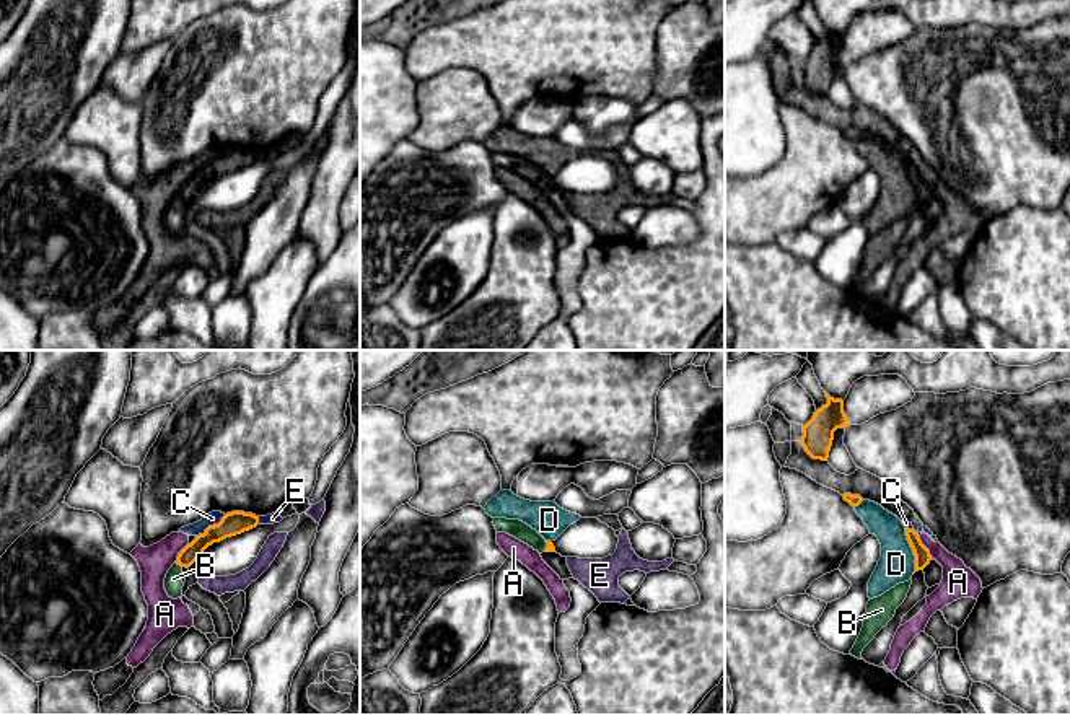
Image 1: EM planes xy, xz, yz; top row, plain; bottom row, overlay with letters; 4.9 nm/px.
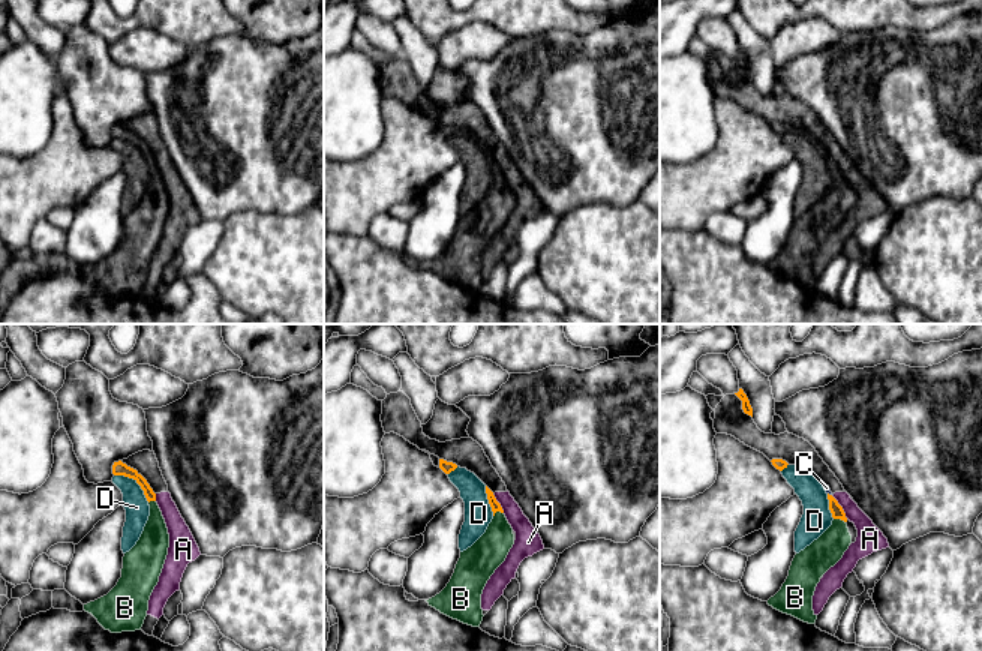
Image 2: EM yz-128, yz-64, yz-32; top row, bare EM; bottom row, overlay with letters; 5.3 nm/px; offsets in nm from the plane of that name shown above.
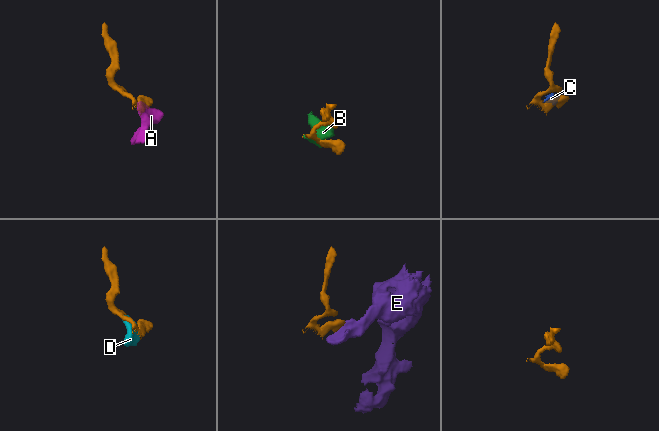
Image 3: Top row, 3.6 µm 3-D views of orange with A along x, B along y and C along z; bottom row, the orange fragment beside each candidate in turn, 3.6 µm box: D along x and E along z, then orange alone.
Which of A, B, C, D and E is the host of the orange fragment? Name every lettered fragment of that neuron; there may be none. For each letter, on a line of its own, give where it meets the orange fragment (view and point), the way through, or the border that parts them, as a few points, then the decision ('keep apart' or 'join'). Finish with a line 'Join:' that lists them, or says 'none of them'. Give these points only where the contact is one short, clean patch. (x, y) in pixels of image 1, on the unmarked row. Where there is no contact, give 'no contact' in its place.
A: contact yz (924, 181); border yz (917, 171), (932, 191); keep apart
B: contact xy (179, 199); way xy (191, 188), (179, 199), (173, 219); join
C: contact xy (210, 162); border xy (225, 150), (196, 171); keep apart
D: contact yz (912, 184); keep apart
E: contact xy (258, 155); border xy (258, 152), (259, 158); keep apart
Join: B

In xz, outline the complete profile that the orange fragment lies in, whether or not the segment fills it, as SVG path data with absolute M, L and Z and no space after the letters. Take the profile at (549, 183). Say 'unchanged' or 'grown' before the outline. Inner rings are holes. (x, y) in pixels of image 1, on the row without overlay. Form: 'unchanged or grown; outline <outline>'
grown; outline M493 153L493 161L497 168L506 168L521 178L528 179L539 189L542 187L555 187L555 182L550 176L546 176L536 164L528 161L520 155L506 155L506 153Z

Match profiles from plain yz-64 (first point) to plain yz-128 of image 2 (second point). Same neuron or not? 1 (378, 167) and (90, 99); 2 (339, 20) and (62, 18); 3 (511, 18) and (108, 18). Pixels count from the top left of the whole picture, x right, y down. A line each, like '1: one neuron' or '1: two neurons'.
1: two neurons
2: one neuron
3: one neuron

